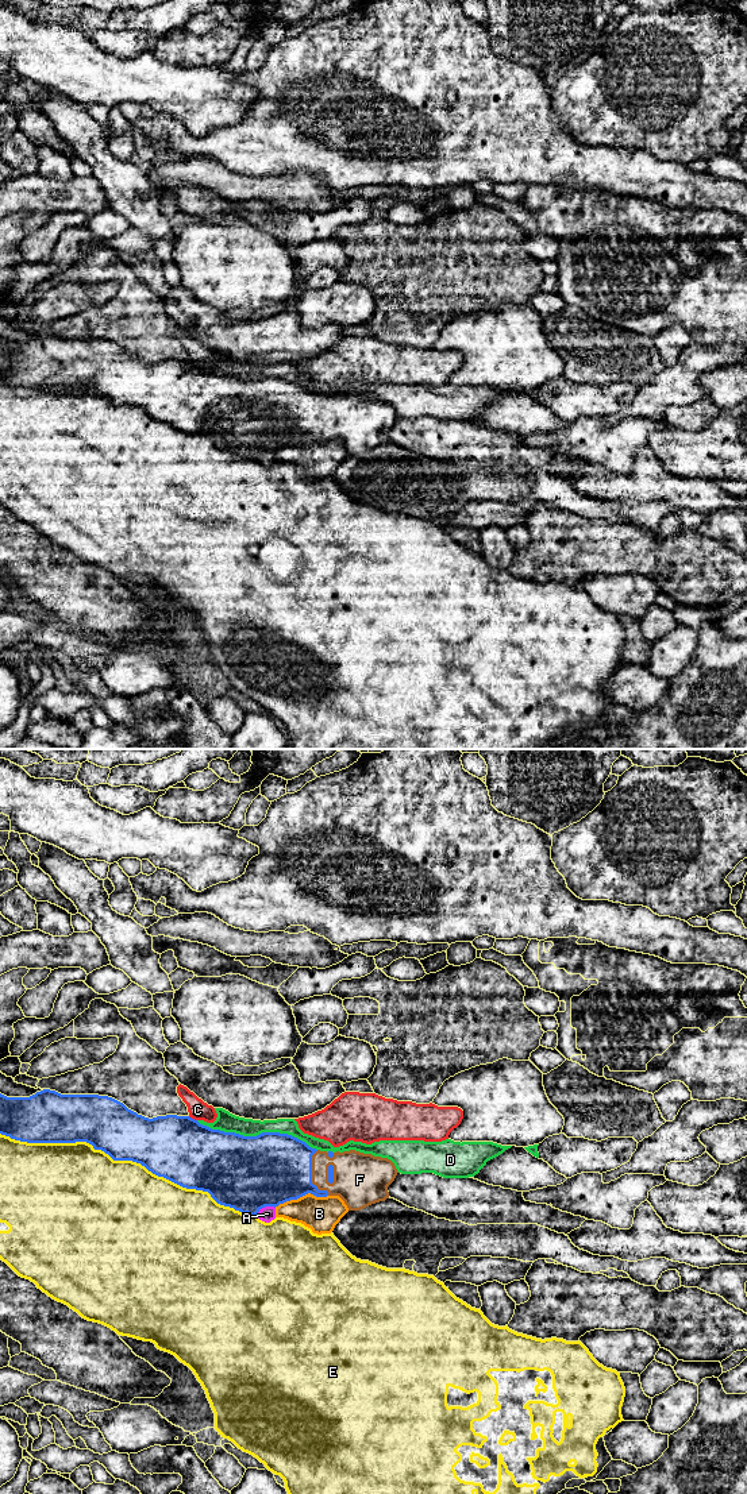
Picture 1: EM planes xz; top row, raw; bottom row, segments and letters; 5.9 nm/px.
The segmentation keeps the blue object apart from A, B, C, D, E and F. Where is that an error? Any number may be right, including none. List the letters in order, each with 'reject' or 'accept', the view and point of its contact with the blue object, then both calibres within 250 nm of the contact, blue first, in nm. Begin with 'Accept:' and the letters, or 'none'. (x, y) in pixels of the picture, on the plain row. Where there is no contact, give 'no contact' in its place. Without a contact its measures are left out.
Accept: F
A: reject; contact xz (265, 450); calibres 440 and 90 nm
B: reject; contact xz (300, 440); calibres 440 and 200 nm
C: reject; contact xz (191, 362); calibres 380 and 120 nm
D: reject; contact xz (257, 379); calibres 440 and 120 nm
E: reject; contact xz (123, 404); calibres 340 and 500 nm
F: accept; contact xz (311, 420); calibres 420 and 240 nm

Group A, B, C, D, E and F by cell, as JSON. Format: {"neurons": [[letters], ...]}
{"neurons": [["A"], ["B"], ["C"], ["D"], ["E"], ["F"]]}

